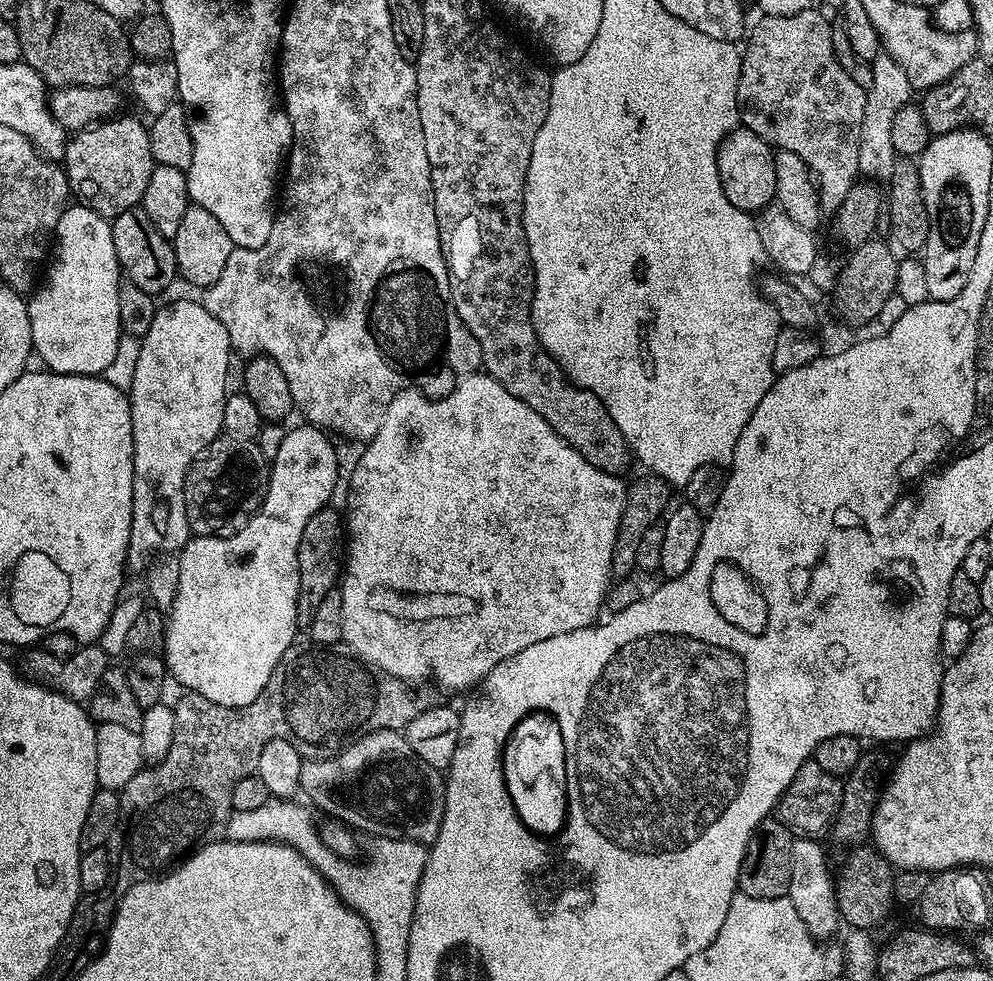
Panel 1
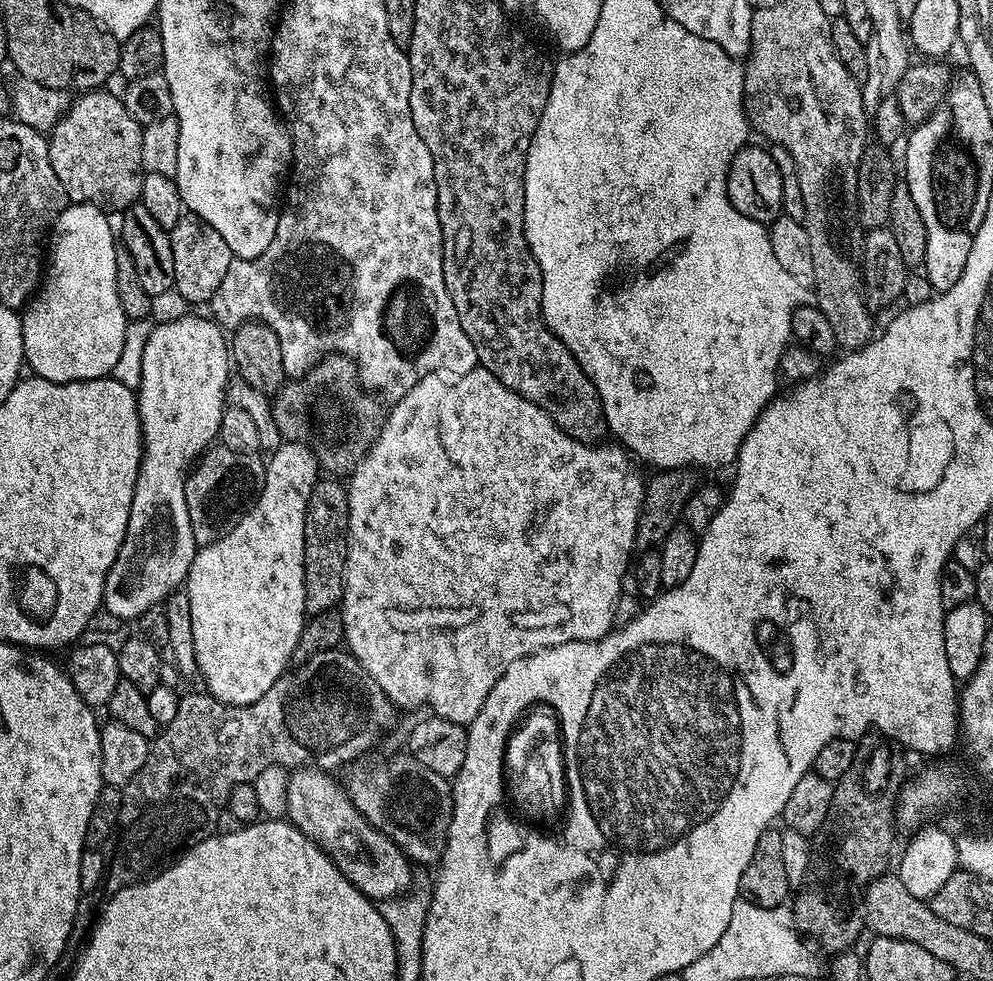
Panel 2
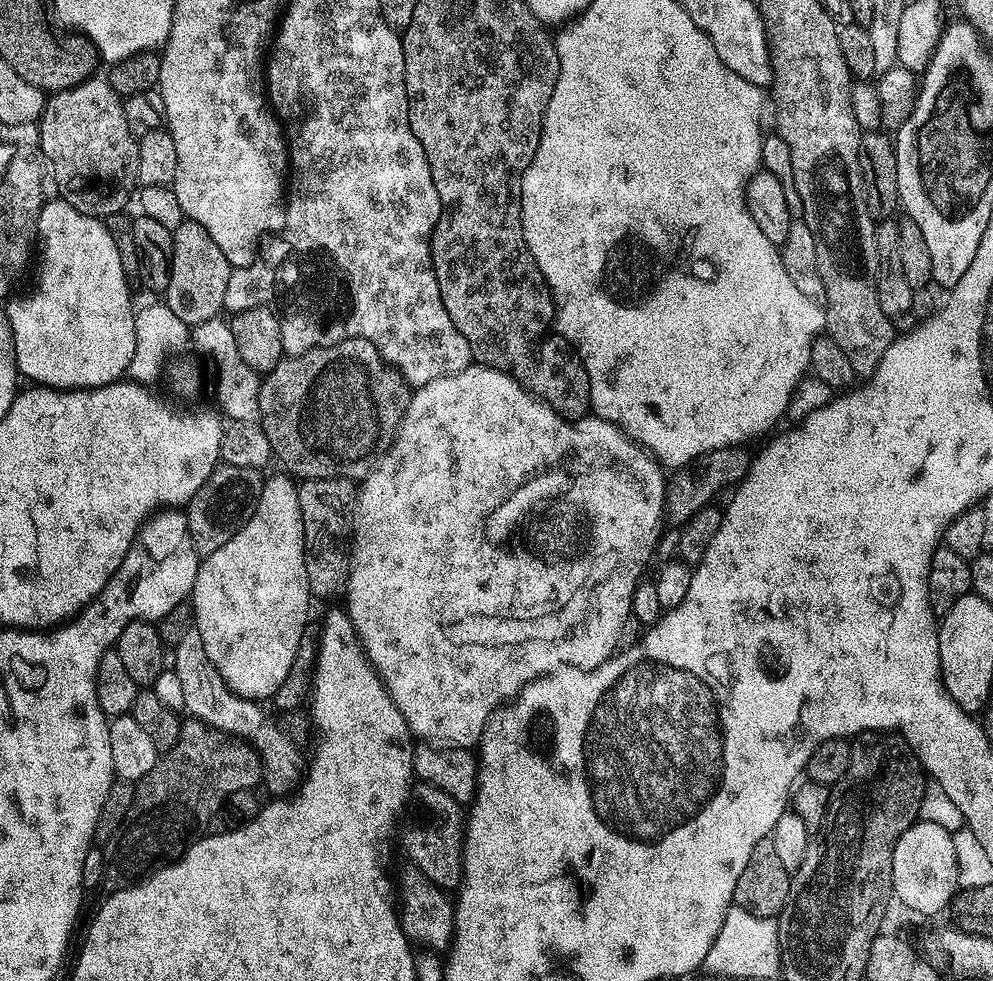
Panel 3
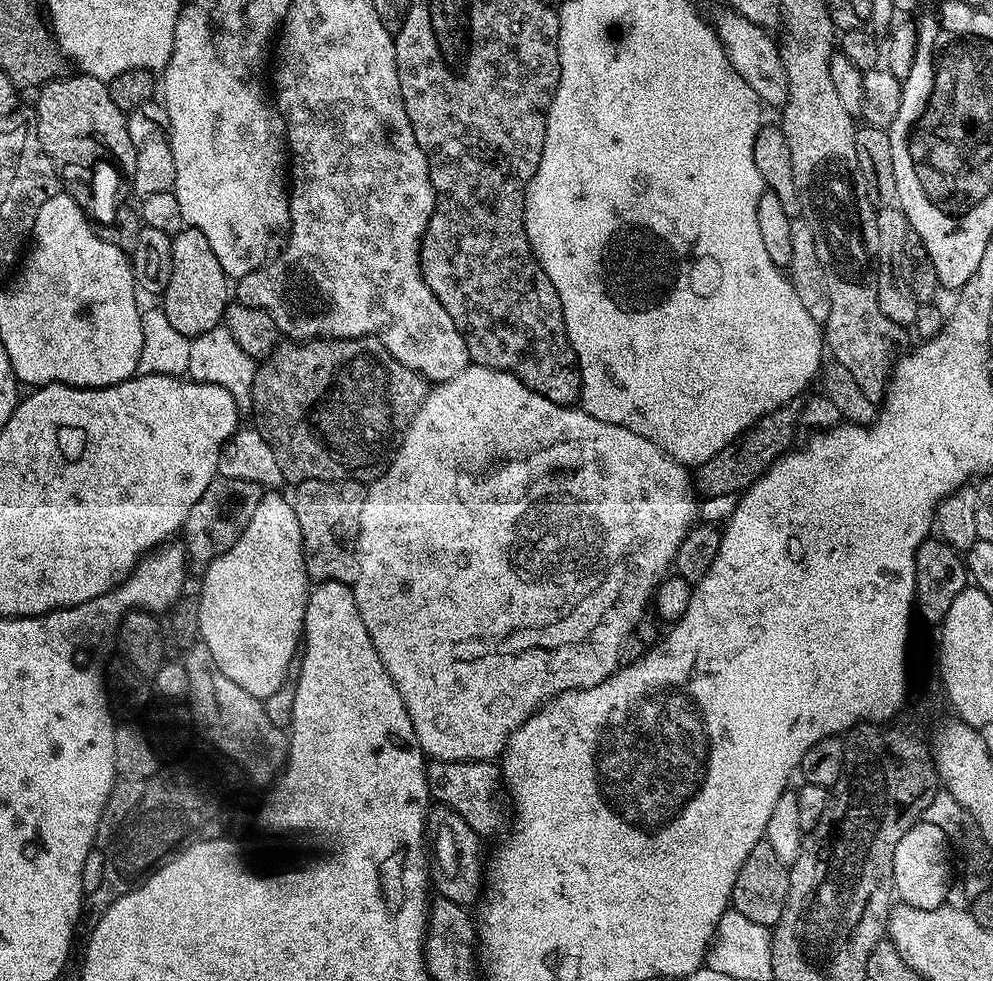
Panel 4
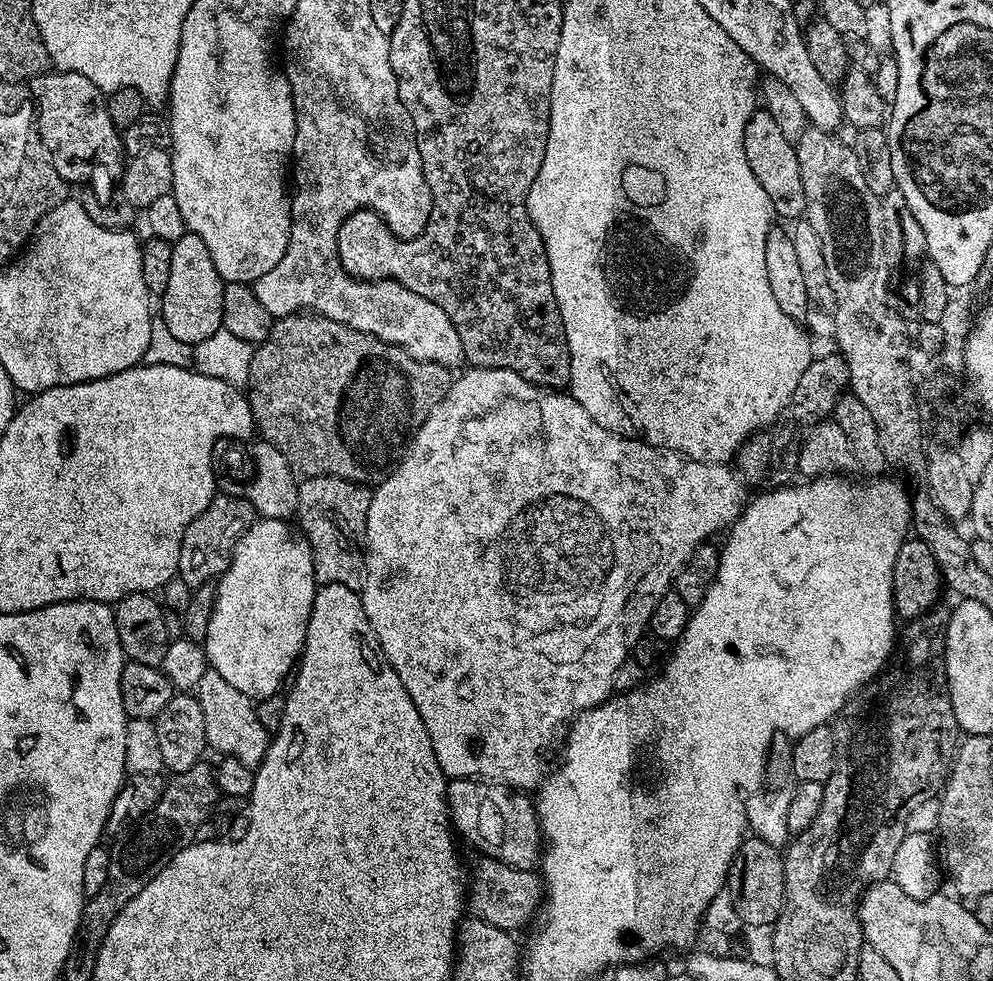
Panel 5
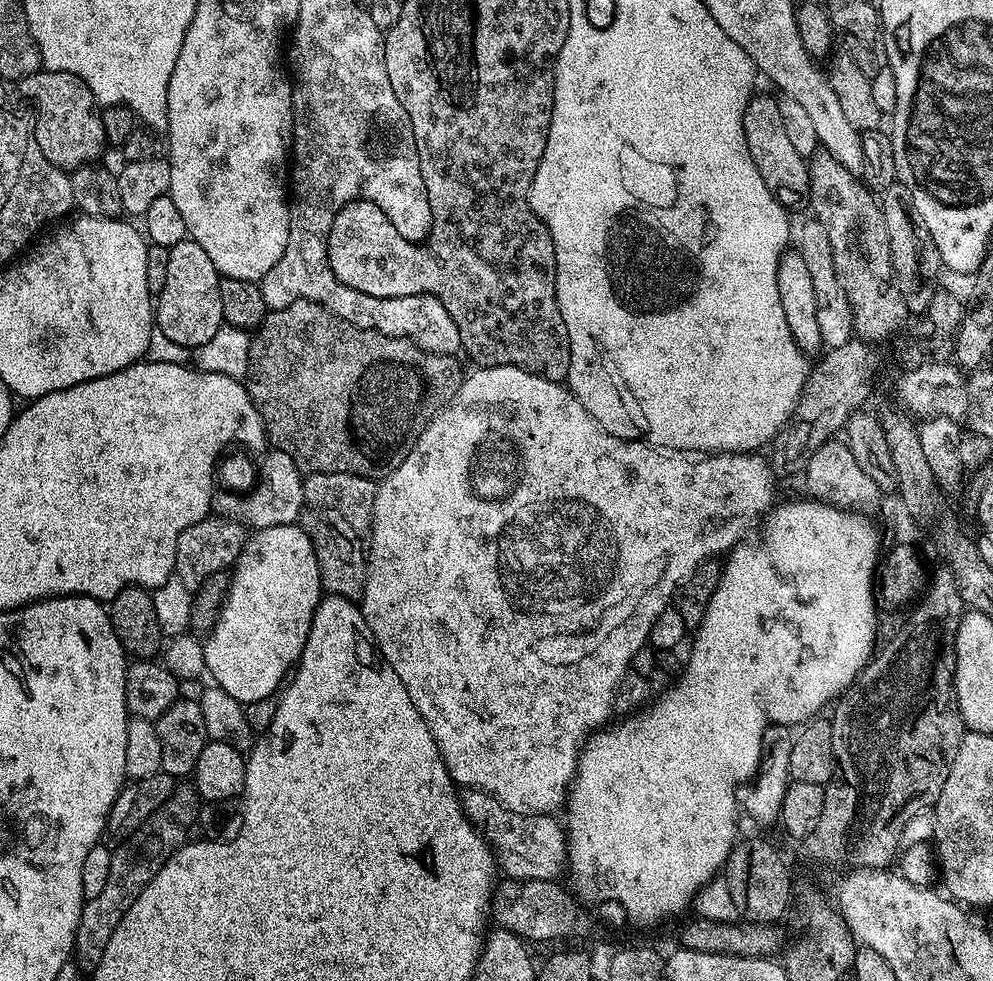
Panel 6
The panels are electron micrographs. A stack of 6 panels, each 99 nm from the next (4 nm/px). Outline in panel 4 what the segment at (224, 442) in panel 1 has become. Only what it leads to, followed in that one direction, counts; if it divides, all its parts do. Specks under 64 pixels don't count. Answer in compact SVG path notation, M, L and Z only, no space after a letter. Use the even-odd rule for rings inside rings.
M217 475L210 486L206 486L206 494L194 502L194 510L190 510L182 529L183 546L189 561L193 565L207 566L214 558L230 550L230 546L234 546L242 530L246 530L254 518L254 510L258 510L261 495L260 485L254 482Z

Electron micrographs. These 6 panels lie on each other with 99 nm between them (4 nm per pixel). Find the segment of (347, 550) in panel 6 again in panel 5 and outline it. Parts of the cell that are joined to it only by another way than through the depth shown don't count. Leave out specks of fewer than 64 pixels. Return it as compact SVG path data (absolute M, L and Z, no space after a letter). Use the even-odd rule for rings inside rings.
M309 476L301 479L299 485L295 519L300 520L299 531L308 538L317 585L341 584L359 589L364 570L360 539L366 534L372 492L363 484L337 476Z

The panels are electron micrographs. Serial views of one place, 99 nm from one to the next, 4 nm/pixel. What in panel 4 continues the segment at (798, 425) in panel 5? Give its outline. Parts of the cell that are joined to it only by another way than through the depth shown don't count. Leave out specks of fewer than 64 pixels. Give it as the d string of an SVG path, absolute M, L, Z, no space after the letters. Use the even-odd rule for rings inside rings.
M785 406L763 416L756 424L749 426L738 439L730 442L730 446L718 450L718 454L714 454L714 458L710 458L710 462L701 464L695 469L694 487L697 493L701 497L732 495L735 497L737 494L743 494L777 458L793 447L792 439L796 436L796 428L798 429L799 424L800 408L796 406Z

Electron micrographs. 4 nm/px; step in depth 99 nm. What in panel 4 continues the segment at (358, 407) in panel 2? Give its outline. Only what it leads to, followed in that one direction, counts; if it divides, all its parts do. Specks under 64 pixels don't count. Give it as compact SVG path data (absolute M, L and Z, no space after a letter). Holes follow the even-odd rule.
M374 336L349 340L321 338L303 342L281 342L272 355L259 361L252 387L251 419L254 427L270 442L280 472L289 485L304 480L359 480L371 482L387 470L406 430L428 397L429 381L402 366Z

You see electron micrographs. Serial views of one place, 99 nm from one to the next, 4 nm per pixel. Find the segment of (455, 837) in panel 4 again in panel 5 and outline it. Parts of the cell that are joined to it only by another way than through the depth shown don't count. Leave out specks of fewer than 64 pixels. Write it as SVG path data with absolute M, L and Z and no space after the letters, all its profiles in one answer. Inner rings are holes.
M481 855L479 859L472 872L470 868L470 879L466 884L467 911L475 919L498 926L504 932L516 934L519 928L527 929L537 919L538 909L546 895L541 877L526 868L506 866L492 856Z

